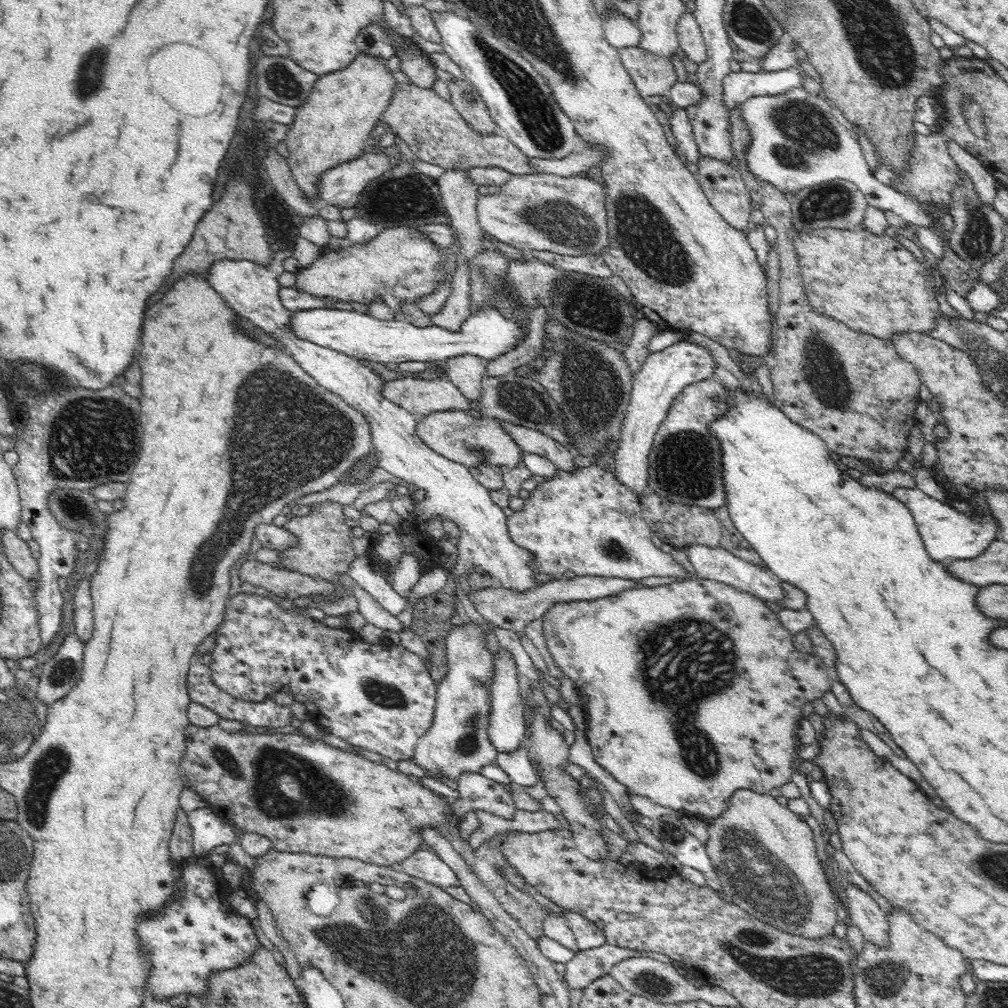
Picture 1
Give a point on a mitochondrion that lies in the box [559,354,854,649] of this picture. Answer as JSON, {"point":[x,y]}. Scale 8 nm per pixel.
{"point":[685,462]}

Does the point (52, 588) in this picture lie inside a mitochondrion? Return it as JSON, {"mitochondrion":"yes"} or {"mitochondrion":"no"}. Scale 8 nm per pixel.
{"mitochondrion":"no"}

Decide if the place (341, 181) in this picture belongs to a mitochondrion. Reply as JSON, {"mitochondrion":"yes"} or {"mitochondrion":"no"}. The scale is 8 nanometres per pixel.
{"mitochondrion":"no"}

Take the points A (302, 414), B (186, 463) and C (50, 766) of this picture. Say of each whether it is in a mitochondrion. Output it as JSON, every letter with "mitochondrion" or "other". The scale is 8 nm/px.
{"A":"mitochondrion","B":"other","C":"mitochondrion"}

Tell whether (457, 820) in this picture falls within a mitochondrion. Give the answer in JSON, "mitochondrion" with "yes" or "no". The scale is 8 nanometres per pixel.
{"mitochondrion":"no"}

